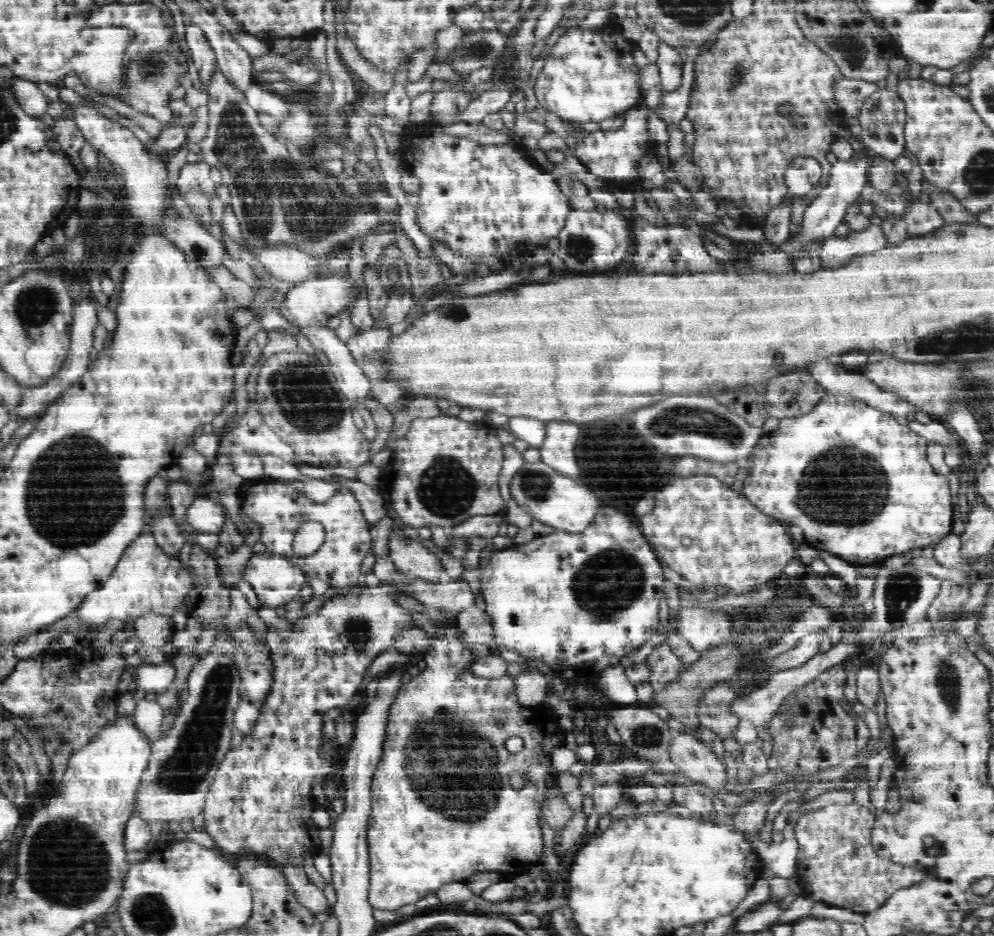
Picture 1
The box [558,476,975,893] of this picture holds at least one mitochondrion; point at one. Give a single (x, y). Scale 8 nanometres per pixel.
(610, 581)

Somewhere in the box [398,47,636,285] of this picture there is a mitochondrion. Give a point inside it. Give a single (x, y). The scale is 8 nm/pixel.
(578, 247)

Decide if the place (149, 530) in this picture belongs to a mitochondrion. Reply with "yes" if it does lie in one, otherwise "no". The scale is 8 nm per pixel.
no

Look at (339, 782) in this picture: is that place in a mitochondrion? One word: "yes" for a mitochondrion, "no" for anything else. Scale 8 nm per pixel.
no

